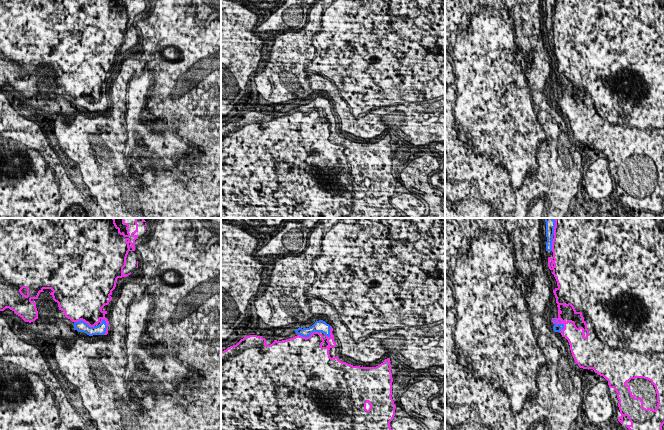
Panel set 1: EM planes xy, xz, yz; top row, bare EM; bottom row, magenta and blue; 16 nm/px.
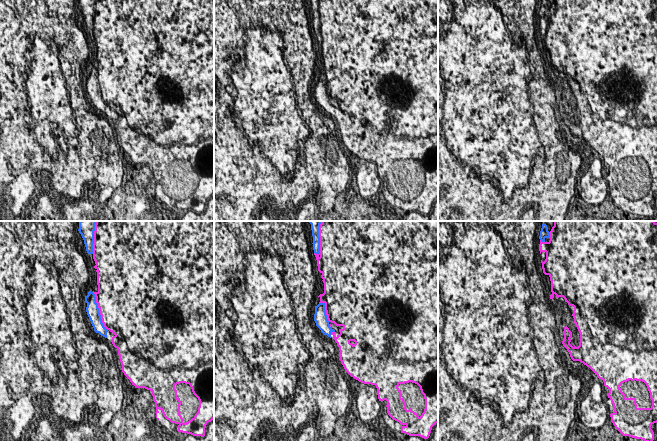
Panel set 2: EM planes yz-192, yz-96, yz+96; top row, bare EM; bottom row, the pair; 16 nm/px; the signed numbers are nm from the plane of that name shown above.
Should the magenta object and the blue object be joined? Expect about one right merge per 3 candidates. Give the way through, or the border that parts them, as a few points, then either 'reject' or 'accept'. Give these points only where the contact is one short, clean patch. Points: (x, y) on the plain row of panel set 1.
accept

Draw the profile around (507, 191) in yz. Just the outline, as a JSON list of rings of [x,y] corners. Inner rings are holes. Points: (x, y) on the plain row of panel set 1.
[[[505,184],[504,189],[501,191],[500,200],[492,202],[494,218],[501,218],[501,216],[496,213],[498,210],[505,214],[505,199],[507,197],[513,197],[513,189],[510,184]]]

